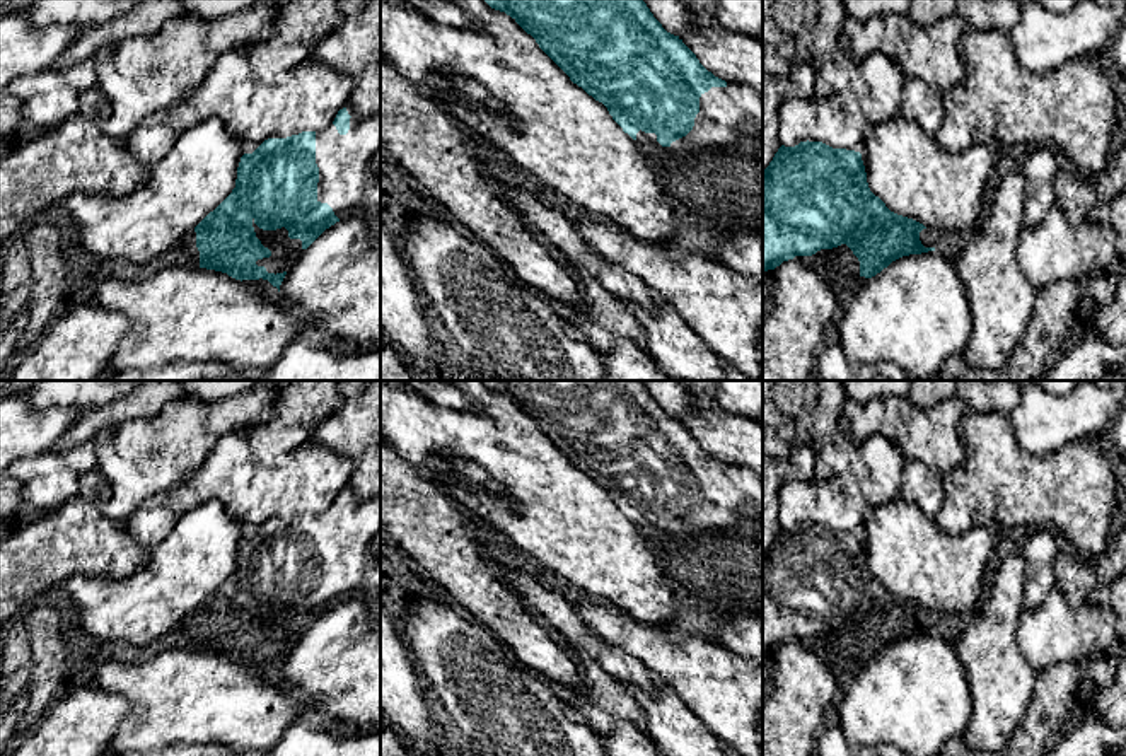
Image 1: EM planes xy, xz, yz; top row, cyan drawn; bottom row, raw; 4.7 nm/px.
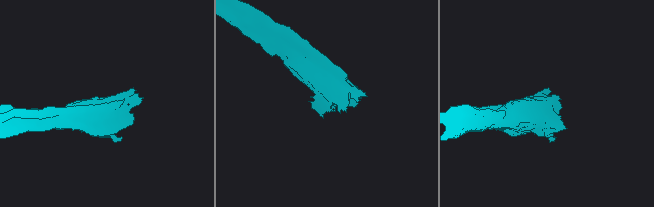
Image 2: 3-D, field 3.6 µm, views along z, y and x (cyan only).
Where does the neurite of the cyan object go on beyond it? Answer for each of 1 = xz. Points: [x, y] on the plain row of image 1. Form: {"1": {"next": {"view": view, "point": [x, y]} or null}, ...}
{"1": {"next": null}}

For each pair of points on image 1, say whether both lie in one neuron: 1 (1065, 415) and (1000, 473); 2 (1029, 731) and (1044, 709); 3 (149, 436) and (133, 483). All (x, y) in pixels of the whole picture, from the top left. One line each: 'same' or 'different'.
1: different
2: same
3: same

